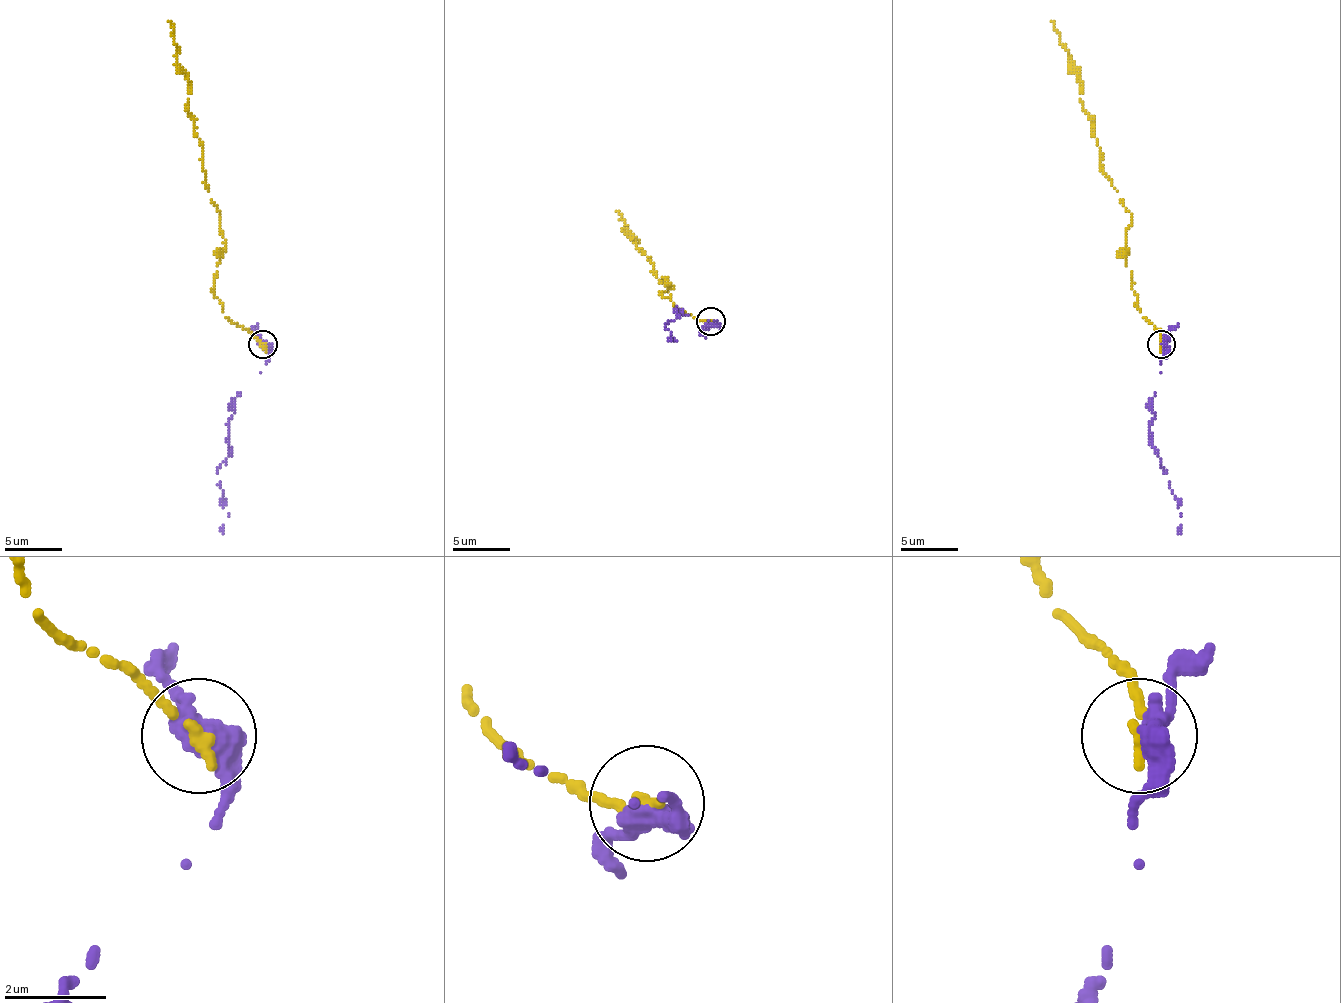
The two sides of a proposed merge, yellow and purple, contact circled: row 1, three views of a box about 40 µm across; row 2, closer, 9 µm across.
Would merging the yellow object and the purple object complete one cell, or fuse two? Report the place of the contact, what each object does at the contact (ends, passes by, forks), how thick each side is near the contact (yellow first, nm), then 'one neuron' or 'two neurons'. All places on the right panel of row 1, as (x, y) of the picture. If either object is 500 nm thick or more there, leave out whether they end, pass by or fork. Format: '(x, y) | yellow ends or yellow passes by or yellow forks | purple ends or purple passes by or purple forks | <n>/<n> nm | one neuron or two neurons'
(1161, 344) | yellow ends | purple passes by | 260/440 nm | two neurons

